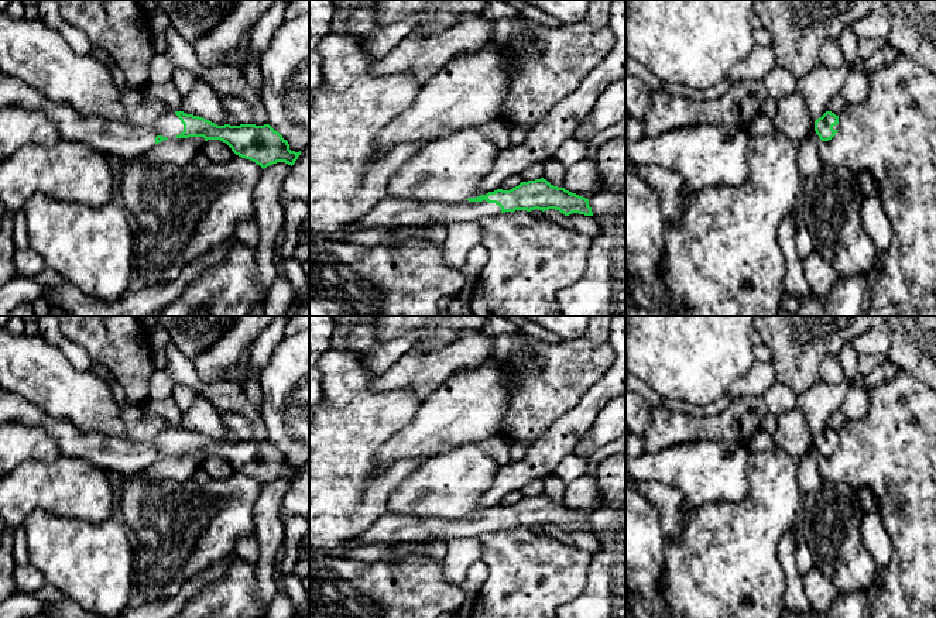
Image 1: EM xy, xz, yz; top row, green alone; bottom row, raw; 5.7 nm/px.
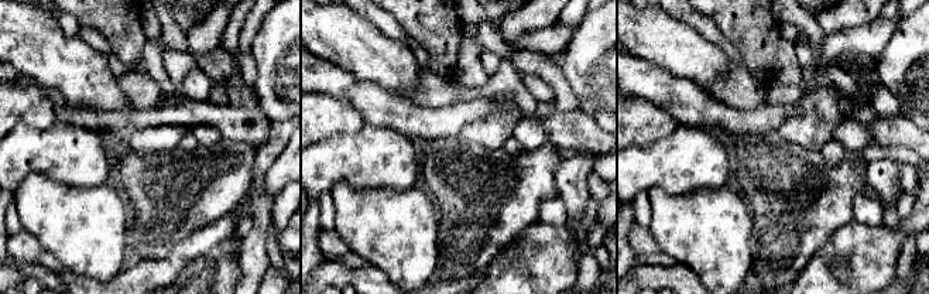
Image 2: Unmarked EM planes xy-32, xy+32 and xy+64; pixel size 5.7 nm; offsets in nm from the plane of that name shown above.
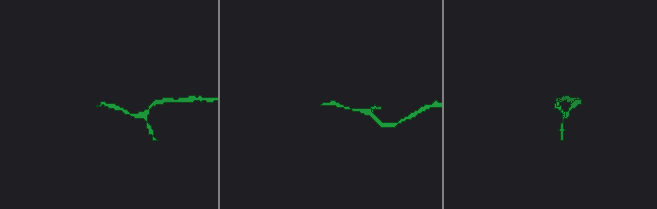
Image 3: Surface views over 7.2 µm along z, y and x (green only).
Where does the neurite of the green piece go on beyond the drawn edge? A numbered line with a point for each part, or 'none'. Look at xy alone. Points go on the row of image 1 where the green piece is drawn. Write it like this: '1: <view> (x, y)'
1: xy (120, 140)

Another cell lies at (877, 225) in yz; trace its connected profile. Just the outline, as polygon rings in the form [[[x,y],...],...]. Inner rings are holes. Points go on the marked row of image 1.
[[[877,192],[863,202],[863,224],[877,250],[885,251],[892,241],[894,230]]]

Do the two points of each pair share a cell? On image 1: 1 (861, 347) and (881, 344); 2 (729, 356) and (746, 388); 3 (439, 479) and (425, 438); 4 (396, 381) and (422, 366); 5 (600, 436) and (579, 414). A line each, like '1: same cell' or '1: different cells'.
1: same cell
2: different cells
3: different cells
4: same cell
5: different cells

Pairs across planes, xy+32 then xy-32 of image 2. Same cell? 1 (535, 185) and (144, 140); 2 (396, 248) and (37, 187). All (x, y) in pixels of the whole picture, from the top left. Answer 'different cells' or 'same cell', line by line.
1: different cells
2: same cell

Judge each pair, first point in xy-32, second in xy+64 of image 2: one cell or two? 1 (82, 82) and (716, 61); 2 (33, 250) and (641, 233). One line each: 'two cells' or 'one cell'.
1: one cell
2: one cell

